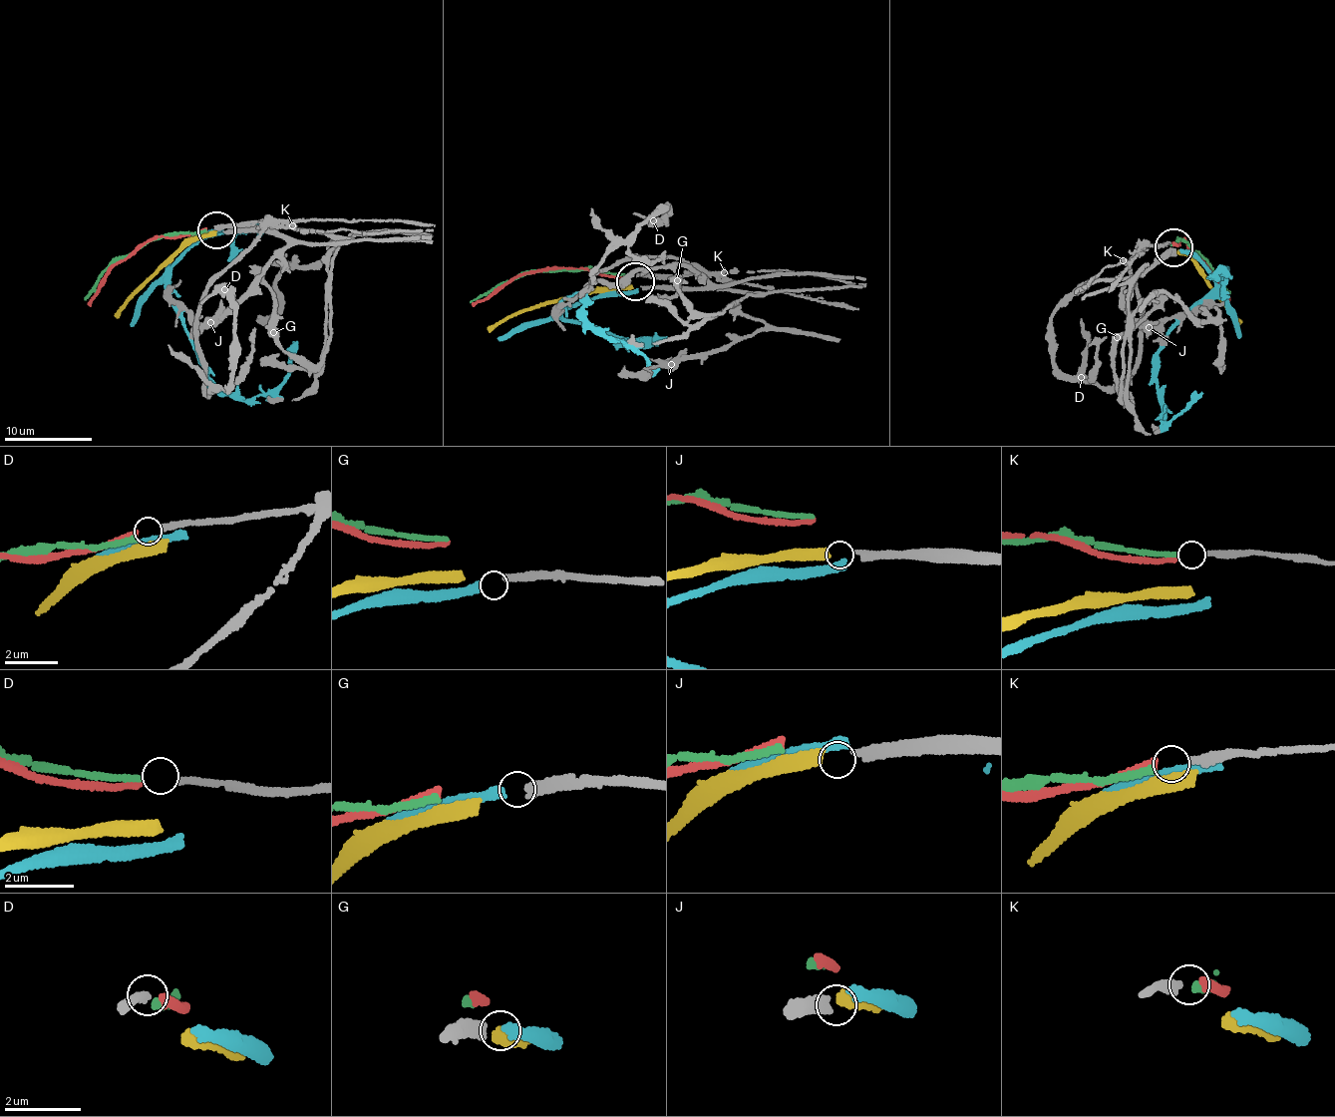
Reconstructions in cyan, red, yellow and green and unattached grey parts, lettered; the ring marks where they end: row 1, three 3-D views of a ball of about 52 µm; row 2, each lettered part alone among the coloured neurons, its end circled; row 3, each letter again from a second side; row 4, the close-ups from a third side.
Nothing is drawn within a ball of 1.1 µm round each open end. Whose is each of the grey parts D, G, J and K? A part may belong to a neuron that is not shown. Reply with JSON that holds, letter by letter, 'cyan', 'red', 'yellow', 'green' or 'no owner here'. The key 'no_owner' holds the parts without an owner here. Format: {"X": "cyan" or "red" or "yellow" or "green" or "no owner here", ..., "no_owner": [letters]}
{"D": "red", "G": "cyan", "J": "yellow", "K": "no owner here", "no_owner": ["K"]}

